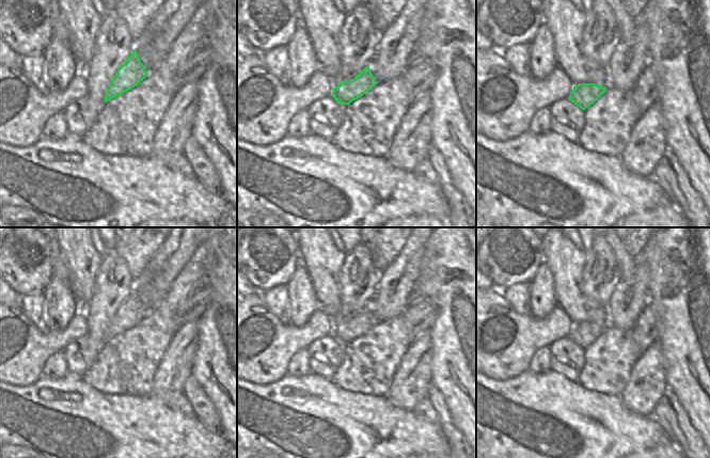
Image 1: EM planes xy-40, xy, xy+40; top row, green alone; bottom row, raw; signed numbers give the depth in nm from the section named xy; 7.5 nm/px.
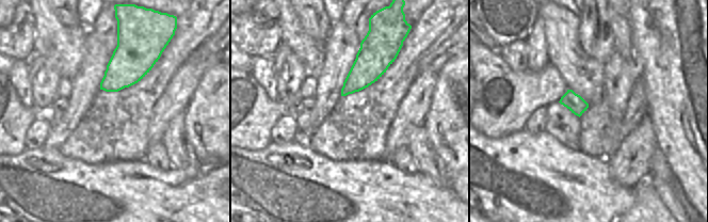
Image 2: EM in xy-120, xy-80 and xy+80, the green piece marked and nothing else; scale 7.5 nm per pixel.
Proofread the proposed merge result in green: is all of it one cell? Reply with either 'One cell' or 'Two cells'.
Two cells.

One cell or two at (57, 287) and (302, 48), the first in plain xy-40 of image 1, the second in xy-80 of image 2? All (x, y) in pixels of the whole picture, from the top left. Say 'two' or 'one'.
two

